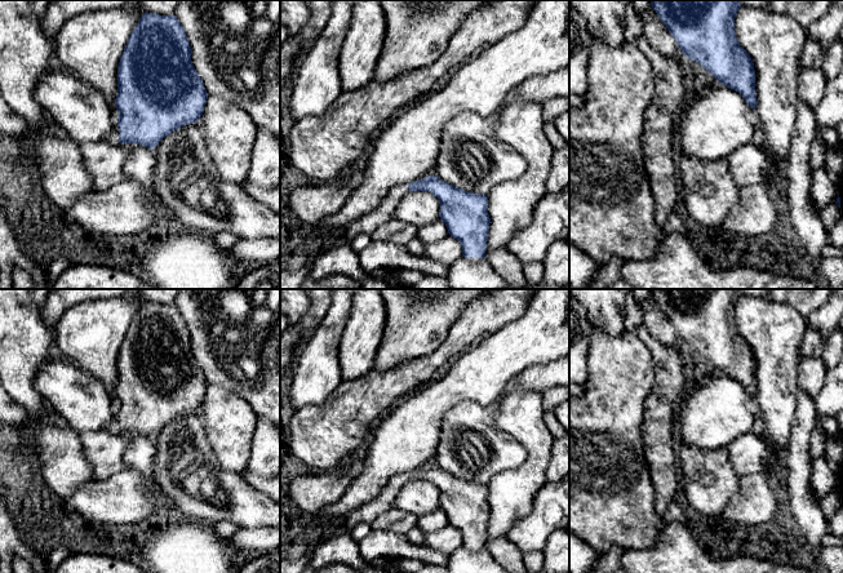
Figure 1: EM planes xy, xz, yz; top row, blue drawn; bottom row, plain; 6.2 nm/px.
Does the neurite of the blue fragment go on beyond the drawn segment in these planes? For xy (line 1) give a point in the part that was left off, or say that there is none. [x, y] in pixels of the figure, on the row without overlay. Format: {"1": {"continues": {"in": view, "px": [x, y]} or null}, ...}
{"1": {"continues": {"in": "xy", "px": [112, 427]}}}

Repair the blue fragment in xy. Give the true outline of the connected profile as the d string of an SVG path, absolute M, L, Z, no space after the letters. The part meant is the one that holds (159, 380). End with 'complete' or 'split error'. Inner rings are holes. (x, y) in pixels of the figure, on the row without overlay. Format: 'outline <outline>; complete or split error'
outline M146 301L132 320L117 356L117 417L105 428L110 434L137 432L155 437L172 421L201 408L208 387L204 372L191 350L191 336L177 306Z; split error

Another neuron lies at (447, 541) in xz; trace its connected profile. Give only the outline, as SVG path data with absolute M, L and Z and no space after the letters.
M449 524L438 532L425 534L422 547L451 556L462 547L462 534Z

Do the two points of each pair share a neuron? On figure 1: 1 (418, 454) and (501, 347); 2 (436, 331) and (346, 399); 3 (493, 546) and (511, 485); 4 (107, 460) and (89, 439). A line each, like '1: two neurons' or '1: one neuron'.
1: one neuron
2: two neurons
3: two neurons
4: one neuron

